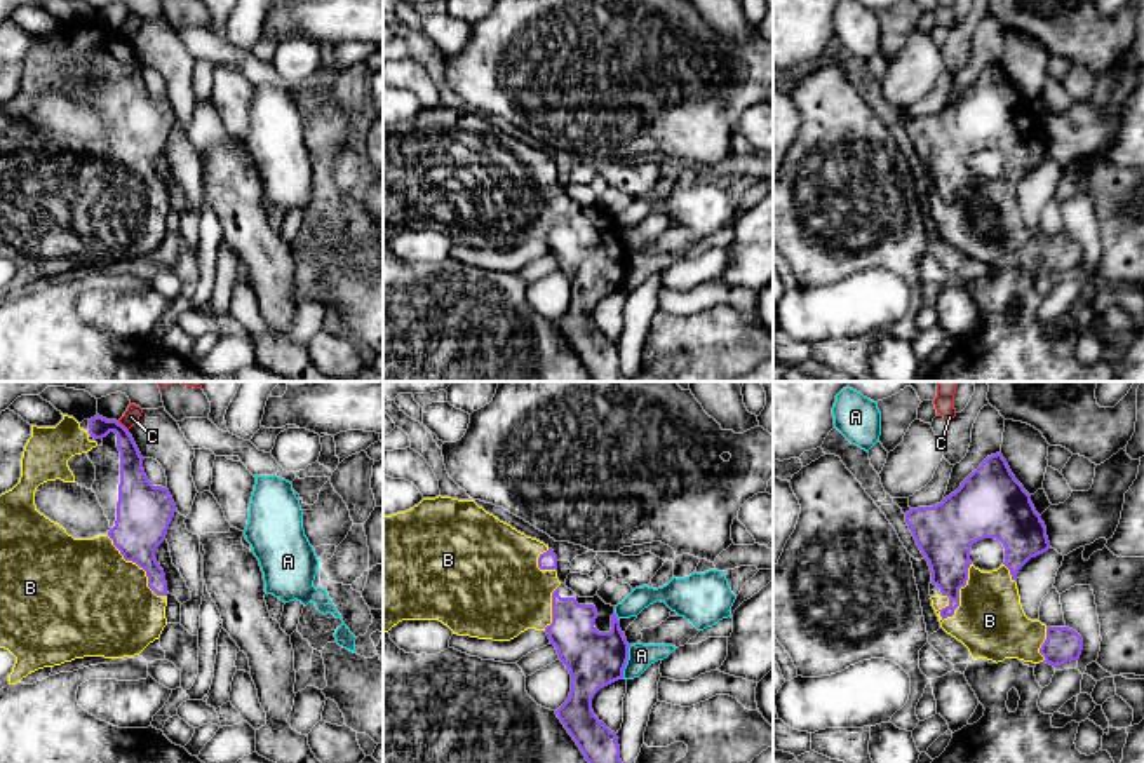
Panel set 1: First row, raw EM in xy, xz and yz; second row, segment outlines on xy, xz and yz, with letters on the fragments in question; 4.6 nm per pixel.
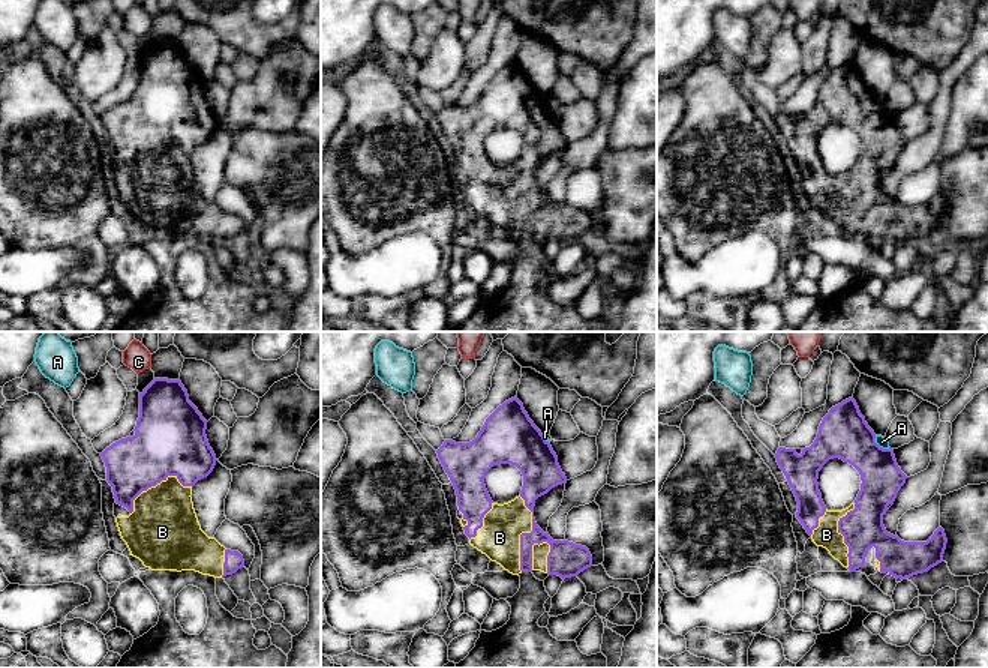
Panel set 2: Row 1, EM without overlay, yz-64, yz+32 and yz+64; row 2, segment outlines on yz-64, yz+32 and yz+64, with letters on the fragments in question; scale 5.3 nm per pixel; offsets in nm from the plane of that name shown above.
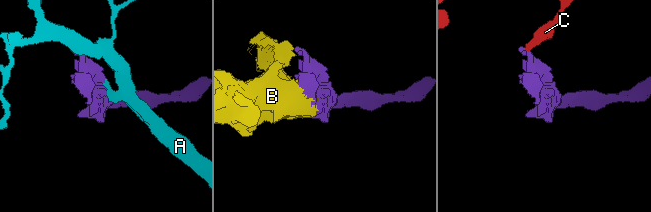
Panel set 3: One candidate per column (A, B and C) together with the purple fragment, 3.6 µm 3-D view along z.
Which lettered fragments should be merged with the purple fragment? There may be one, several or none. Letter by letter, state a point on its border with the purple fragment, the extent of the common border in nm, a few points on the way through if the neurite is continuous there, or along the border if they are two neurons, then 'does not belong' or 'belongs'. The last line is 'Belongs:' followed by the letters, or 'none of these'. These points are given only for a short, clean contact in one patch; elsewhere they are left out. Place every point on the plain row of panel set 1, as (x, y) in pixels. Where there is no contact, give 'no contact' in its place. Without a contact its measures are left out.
A: meets purple in xz at (625, 272); contact 170 nm long; does not belong
B: meets purple in yz at (958, 204); contact 300 nm long; belongs
C: meets purple in xy at (122, 35); contact 70 nm long; border along xy (117, 32), (127, 40); does not belong
Belongs: B

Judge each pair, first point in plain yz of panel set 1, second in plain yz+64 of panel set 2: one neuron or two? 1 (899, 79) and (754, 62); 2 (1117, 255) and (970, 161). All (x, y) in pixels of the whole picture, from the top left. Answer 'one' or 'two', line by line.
1: two
2: one

